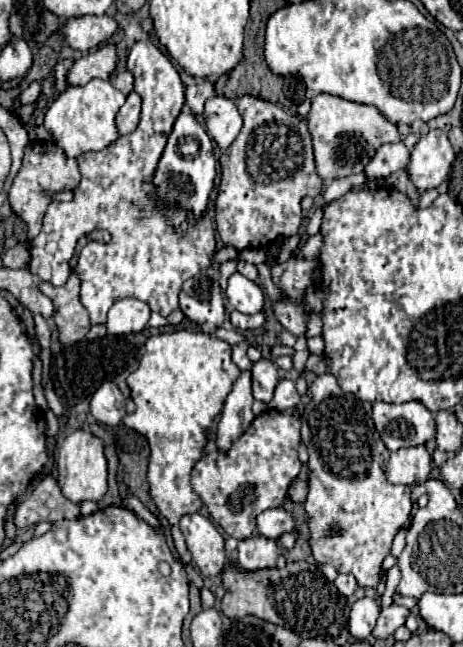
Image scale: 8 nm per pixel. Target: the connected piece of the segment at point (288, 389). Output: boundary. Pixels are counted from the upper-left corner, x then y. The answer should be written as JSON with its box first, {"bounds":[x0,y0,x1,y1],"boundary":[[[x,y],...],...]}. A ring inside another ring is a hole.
{"bounds":[269,380,301,412],"boundary":[[[281,380],[275,388],[273,400],[269,402],[269,408],[285,412],[285,410],[295,408],[299,402],[301,402],[301,396],[295,390],[295,382],[293,380]]]}

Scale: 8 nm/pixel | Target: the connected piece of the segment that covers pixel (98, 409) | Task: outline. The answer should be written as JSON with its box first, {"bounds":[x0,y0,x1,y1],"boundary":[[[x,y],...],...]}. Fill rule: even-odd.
{"bounds":[91,382,125,426],"boundary":[[[105,382],[91,398],[91,416],[105,426],[117,426],[125,416],[123,396],[115,382]]]}

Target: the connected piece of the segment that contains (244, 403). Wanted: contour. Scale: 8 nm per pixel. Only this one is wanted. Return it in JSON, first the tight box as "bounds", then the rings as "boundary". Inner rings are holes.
{"bounds":[217,370,253,452],"boundary":[[[251,370],[241,372],[241,376],[235,380],[231,394],[225,400],[225,408],[219,422],[217,432],[217,448],[221,452],[229,450],[233,440],[237,440],[253,422],[251,412],[253,396],[251,396]]]}

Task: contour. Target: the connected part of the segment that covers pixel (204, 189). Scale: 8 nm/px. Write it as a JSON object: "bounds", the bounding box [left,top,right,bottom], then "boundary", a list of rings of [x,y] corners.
{"bounds":[153,106,215,218],"boundary":[[[185,106],[175,120],[173,132],[169,134],[165,152],[159,160],[157,172],[153,176],[153,184],[157,188],[157,196],[163,198],[165,204],[179,204],[191,210],[197,218],[205,214],[209,192],[213,190],[215,180],[215,156],[213,156],[213,142],[207,136],[205,128],[197,122],[193,112]]]}

